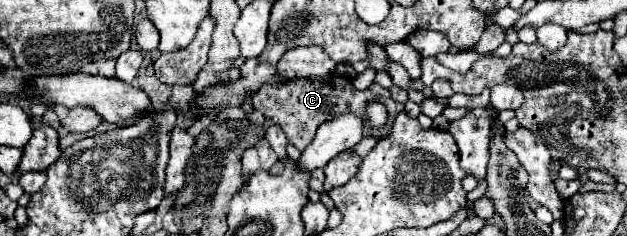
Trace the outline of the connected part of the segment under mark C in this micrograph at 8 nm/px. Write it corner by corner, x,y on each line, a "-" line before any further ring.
326,74
320,78
316,78
316,76
314,78
294,78
294,80
288,80
286,84
272,84
272,86
260,88
252,96
252,106
256,110
260,110
268,120
282,126
288,140
300,152
314,140
314,134
324,120
330,120
330,116
336,116
342,112
366,114
366,106
370,102
380,102
386,106
388,122
394,122
394,118
404,110
404,104
392,100
390,90
386,90
378,84
372,84
368,90
360,92
352,86
352,82
348,78
336,76
336,74

